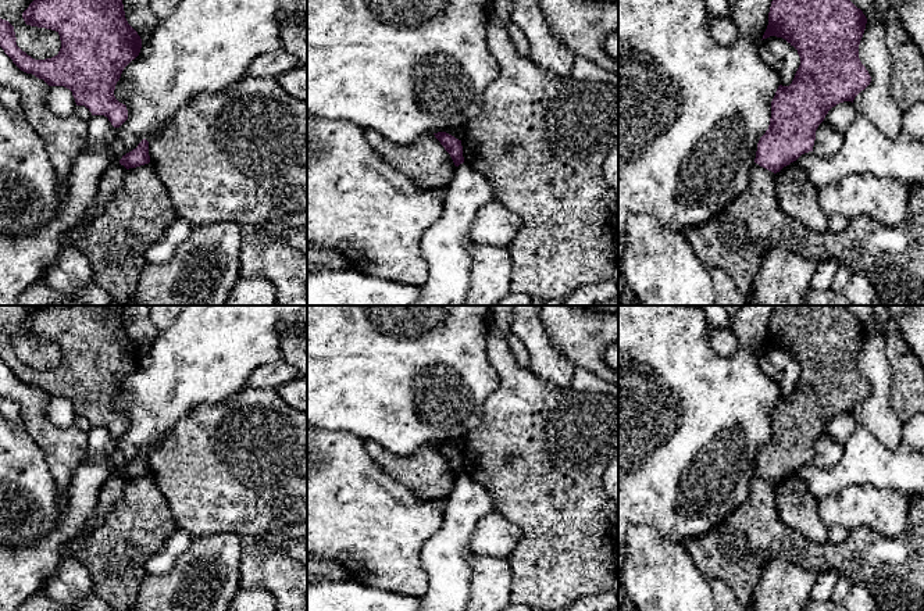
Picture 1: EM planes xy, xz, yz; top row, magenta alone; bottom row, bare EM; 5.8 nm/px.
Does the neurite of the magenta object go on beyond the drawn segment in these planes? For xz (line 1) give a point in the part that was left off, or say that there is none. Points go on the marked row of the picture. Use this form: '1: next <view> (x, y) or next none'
1: next none

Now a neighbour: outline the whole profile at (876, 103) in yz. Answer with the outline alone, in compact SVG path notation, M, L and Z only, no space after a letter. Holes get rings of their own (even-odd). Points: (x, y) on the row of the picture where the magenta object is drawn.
M867 19L859 44L859 58L871 76L870 85L853 100L857 114L866 117L884 135L896 137L902 133L902 110L891 94L892 60L885 43L884 25Z

